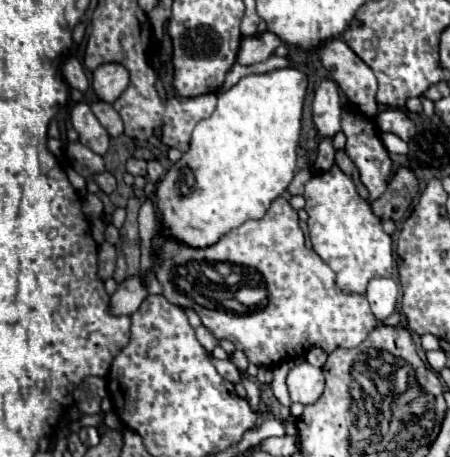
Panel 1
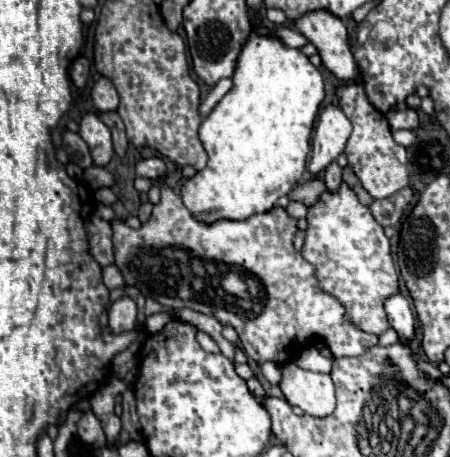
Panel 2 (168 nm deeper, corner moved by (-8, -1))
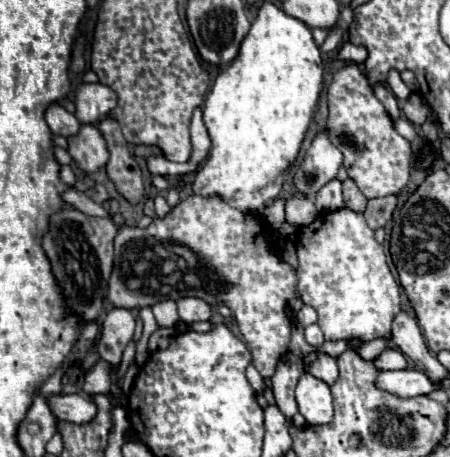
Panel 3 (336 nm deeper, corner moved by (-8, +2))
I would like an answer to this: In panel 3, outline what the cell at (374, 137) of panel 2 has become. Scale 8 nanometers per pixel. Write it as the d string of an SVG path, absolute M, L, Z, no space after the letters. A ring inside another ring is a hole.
M344 66L328 86L328 130L336 148L344 154L348 176L358 184L366 198L398 194L410 178L410 142L394 128L388 112L374 96L364 72L358 66Z

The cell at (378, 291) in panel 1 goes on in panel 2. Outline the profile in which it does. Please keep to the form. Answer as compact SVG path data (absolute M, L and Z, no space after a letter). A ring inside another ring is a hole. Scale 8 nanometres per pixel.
M398 293L388 297L384 307L388 313L390 327L400 335L402 341L412 341L416 337L416 331L414 331L414 315L408 301Z

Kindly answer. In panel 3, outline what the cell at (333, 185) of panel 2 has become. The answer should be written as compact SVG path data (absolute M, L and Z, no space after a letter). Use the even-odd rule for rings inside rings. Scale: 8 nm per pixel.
M334 178L328 184L324 184L322 190L316 194L316 208L318 212L330 212L332 208L342 208L342 206L344 206L342 182Z

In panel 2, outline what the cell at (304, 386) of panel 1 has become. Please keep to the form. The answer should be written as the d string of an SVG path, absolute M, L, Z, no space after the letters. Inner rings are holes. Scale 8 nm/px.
M290 363L284 369L280 389L290 405L300 407L306 415L324 417L334 411L334 383L330 375L304 371Z

